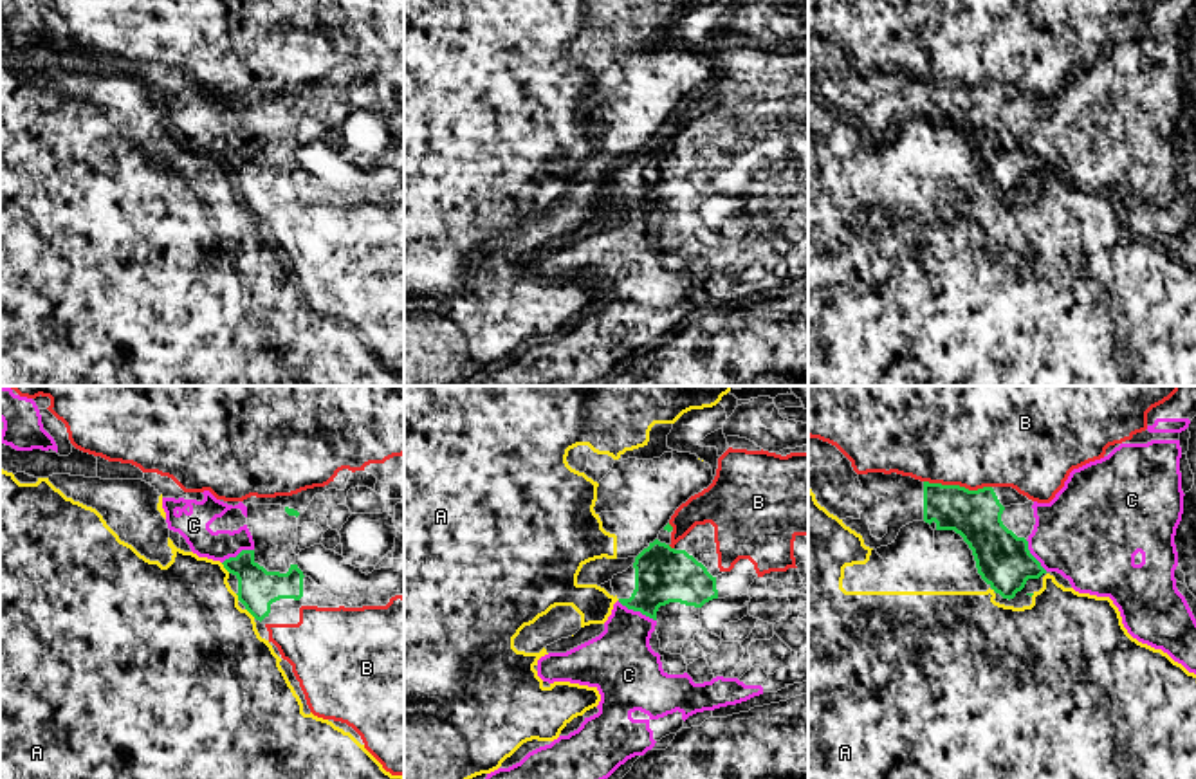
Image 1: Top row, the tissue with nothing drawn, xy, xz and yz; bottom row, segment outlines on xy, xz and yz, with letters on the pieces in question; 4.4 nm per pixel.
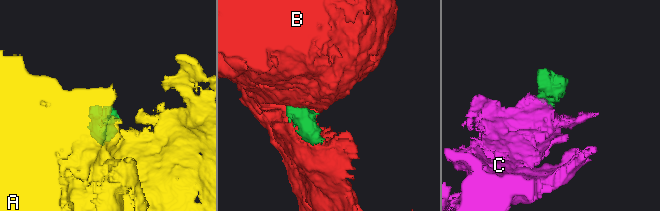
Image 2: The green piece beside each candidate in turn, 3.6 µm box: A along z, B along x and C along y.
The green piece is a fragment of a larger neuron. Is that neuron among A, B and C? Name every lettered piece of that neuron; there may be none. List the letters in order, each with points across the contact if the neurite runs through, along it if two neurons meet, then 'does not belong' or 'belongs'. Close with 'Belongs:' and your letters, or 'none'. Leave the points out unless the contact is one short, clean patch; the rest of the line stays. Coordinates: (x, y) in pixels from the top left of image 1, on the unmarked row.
A: runs through xy (258, 184), (239, 164), (226, 164), (186, 204); belongs
B: does not belong
C: border along xz (617, 197), (655, 217); does not belong
Belongs: A

